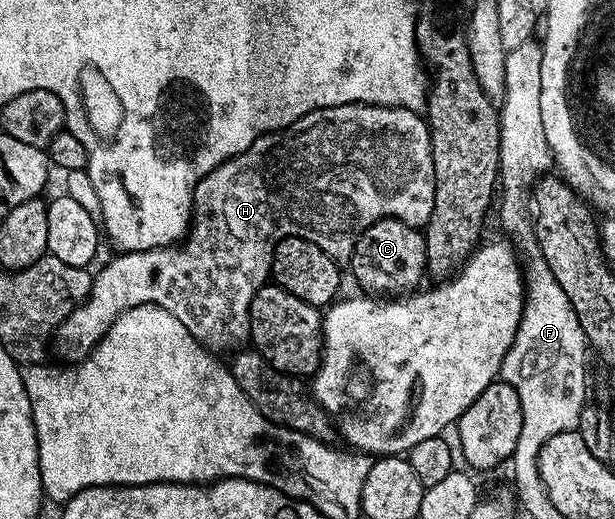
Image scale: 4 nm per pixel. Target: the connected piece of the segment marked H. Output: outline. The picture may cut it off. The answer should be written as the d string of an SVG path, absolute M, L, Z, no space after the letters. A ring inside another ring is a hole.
M349 103L348 105L336 105L335 107L321 107L316 109L312 113L302 115L294 123L289 123L286 127L281 127L279 131L270 131L266 135L260 136L256 141L252 141L252 145L248 145L248 149L244 149L244 153L240 153L236 157L231 159L225 159L216 169L212 169L212 173L208 173L201 181L194 186L194 202L192 204L192 218L190 220L190 229L184 236L184 242L181 245L171 245L169 247L157 247L156 249L148 249L147 251L124 251L115 254L115 259L110 259L106 264L103 265L99 271L96 271L94 280L90 286L90 292L88 297L83 303L78 304L72 313L68 313L66 320L61 323L57 331L52 336L52 351L59 355L63 359L63 364L66 365L77 365L82 362L83 359L87 359L103 337L108 333L108 329L111 325L118 320L119 315L123 311L130 311L133 307L139 307L145 303L153 303L156 307L162 307L168 313L172 313L172 317L176 317L180 321L180 325L184 325L188 329L188 333L192 333L192 337L202 347L206 348L211 353L219 353L218 351L230 351L229 353L237 352L239 349L245 348L250 343L250 306L252 305L252 297L257 293L259 289L267 286L268 280L270 279L270 266L272 265L272 257L274 256L274 250L276 245L281 239L287 239L290 235L292 237L300 237L301 239L307 239L312 241L312 245L320 245L320 249L324 249L324 253L328 253L328 257L337 259L339 261L349 260L350 255L354 252L354 246L356 241L370 228L372 224L381 219L399 219L407 223L409 227L417 227L419 229L425 228L426 222L432 217L432 205L436 201L436 169L434 168L434 162L432 161L432 145L430 144L430 124L426 122L425 118L419 112L409 111L403 107L381 107L380 105L368 105L367 103ZM284 203L290 203L290 217L288 213L284 213Z

